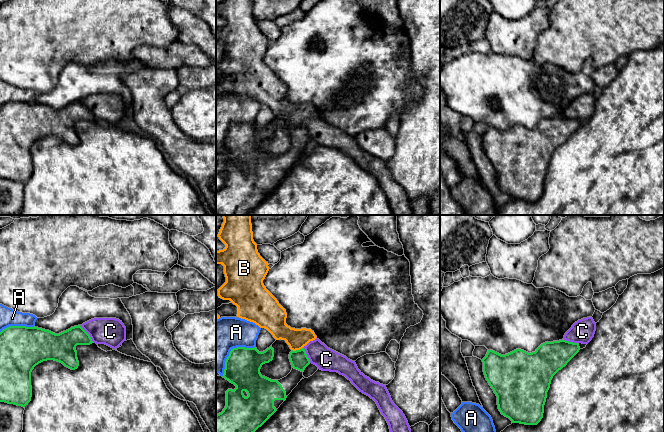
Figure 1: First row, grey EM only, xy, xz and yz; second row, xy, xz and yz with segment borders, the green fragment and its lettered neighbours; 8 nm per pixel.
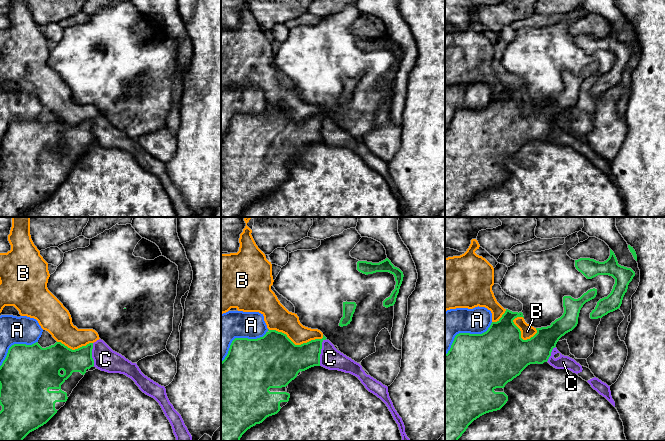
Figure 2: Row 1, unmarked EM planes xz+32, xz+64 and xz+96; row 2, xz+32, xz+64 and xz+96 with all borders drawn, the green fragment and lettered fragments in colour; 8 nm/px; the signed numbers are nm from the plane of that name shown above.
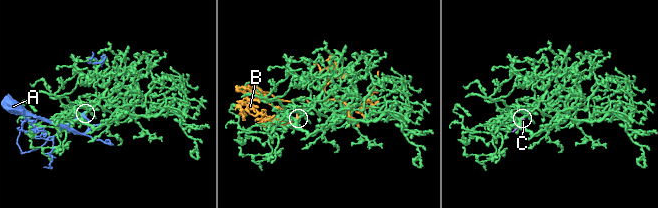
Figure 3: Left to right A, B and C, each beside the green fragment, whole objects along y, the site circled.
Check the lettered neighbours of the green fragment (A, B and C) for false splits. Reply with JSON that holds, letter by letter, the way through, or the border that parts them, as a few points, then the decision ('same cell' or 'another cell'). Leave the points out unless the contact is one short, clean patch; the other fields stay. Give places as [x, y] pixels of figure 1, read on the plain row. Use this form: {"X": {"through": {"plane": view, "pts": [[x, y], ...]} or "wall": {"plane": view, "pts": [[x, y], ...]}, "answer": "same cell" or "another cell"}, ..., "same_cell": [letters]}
{"A": {"answer": "another cell"}, "B": {"answer": "another cell"}, "C": {"wall": {"plane": "xy", "pts": [[80, 102], [94, 118]]}, "answer": "another cell"}, "same_cell": []}

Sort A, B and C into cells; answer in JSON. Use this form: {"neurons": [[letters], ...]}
{"neurons": [["A"], ["B", "C"]]}

